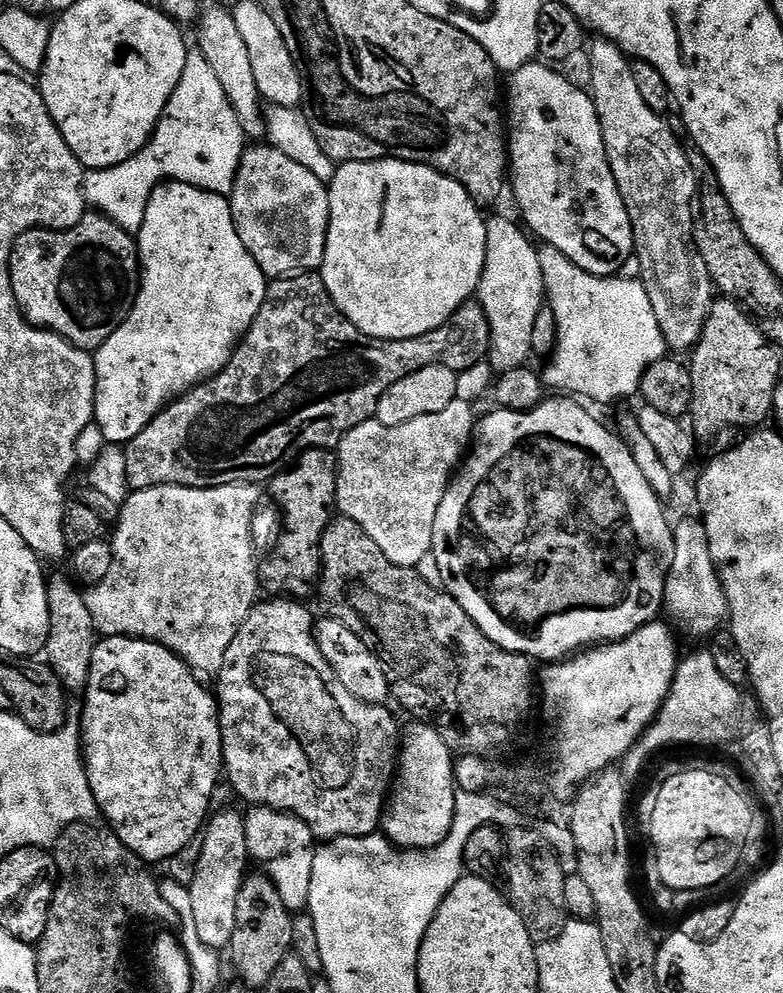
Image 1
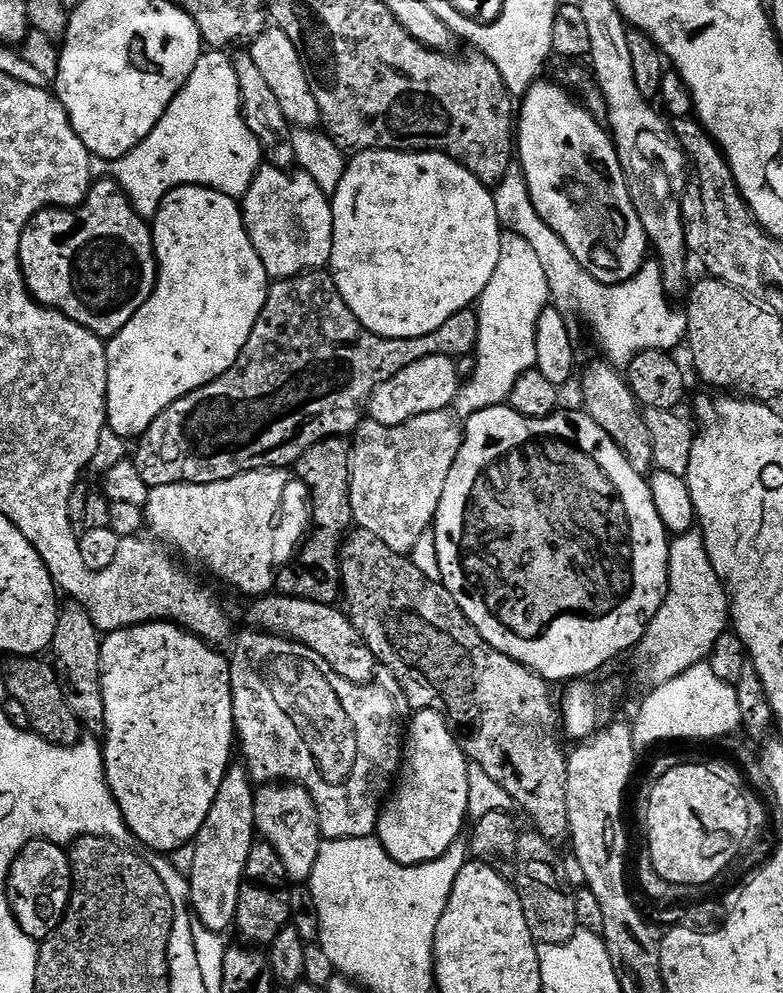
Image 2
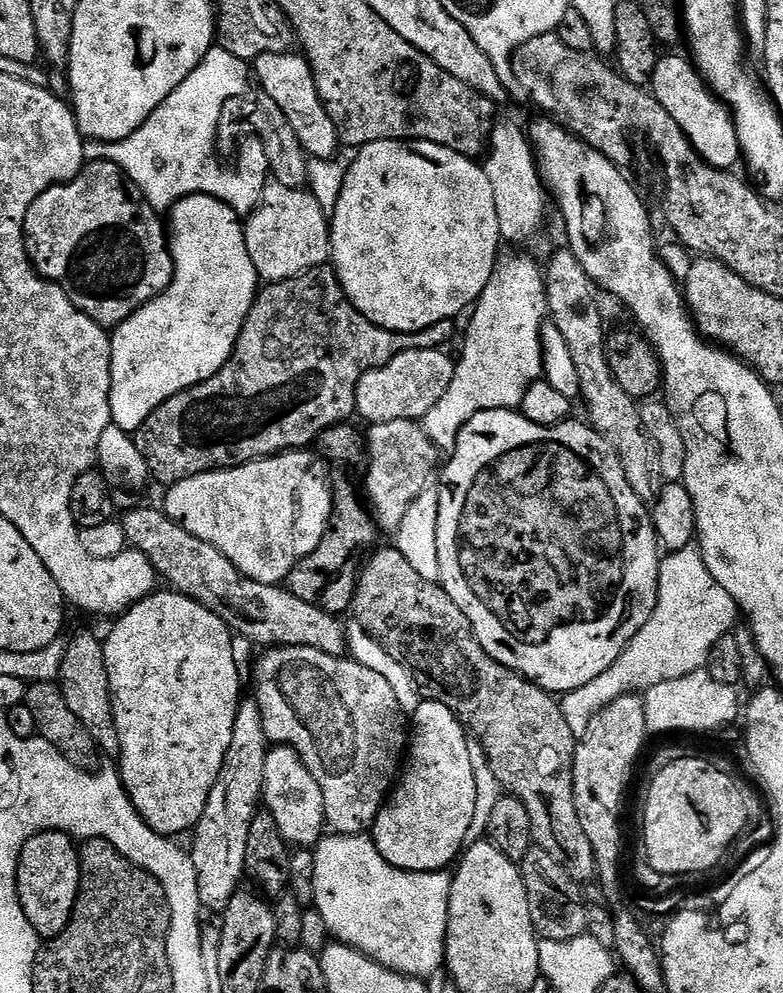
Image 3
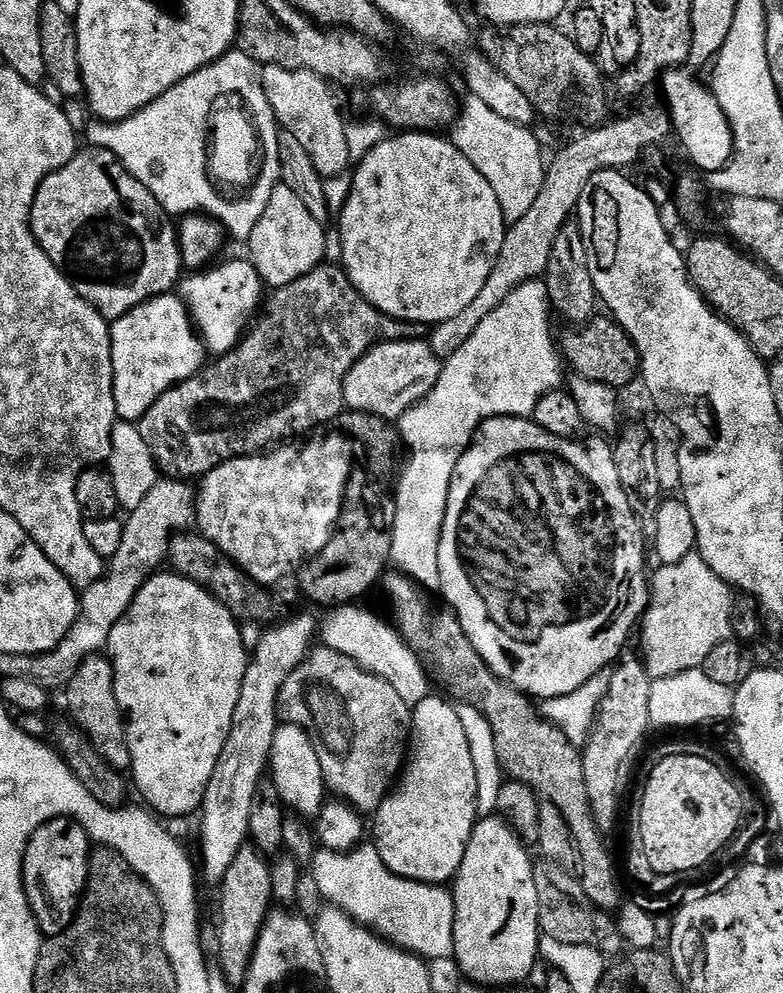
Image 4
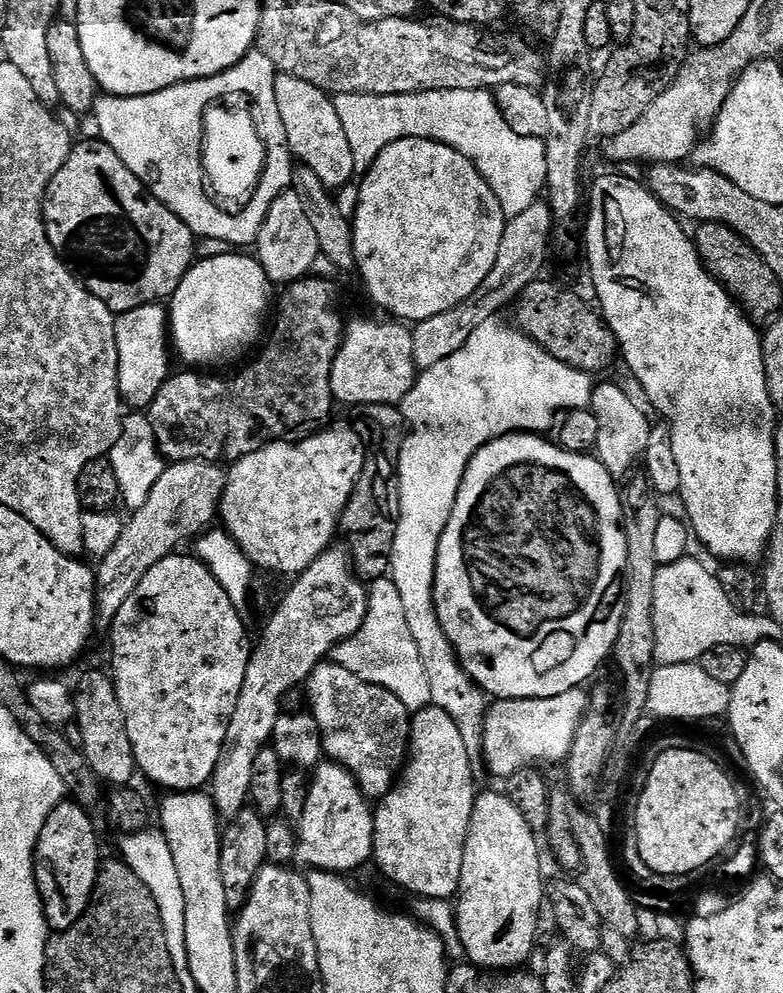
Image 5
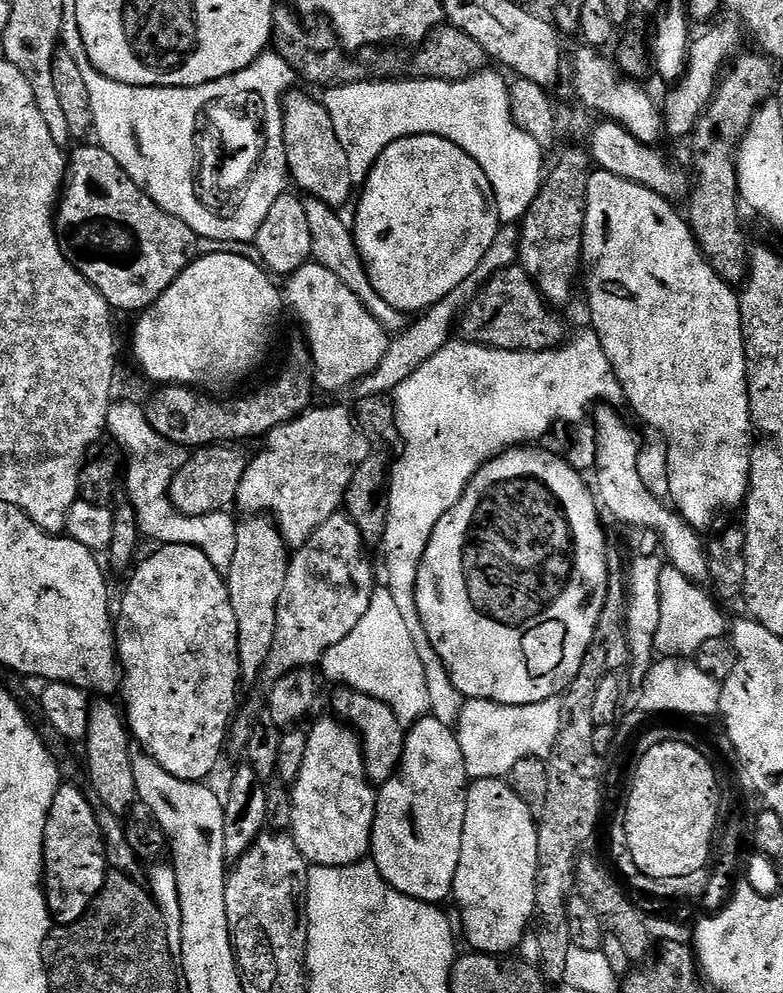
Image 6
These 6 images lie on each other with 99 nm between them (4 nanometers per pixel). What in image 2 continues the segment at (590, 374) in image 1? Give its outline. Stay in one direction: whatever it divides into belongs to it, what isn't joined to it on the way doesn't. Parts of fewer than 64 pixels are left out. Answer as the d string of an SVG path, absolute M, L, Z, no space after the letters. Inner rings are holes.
M519 167L509 168L493 191L495 210L501 227L505 231L518 234L526 239L541 263L546 275L548 295L551 303L565 314L577 312L588 323L594 339L605 352L607 363L626 366L639 352L658 350L671 353L685 343L688 334L688 317L683 311L675 312L668 305L669 293L664 290L664 279L660 266L655 262L645 262L640 273L621 284L598 282L570 254L570 246L554 233L530 201L529 188L524 173Z

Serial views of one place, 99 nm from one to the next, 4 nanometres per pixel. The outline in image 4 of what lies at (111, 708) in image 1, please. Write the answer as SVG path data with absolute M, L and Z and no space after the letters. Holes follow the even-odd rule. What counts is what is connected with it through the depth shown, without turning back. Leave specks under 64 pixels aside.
M167 571L144 581L118 626L110 630L106 649L114 670L114 694L126 721L124 733L132 759L130 780L149 804L145 805L160 818L201 811L206 786L210 786L214 766L218 766L222 746L226 746L234 722L242 678L250 659L243 648L241 625L231 610L190 578Z

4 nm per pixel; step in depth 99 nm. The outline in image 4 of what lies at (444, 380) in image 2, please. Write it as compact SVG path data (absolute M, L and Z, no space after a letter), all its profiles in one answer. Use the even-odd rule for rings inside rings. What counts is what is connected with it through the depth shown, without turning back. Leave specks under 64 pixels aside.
M385 340L376 344L346 374L344 403L353 412L381 416L384 420L399 421L406 410L424 400L440 377L440 361L432 352L431 343L422 340Z

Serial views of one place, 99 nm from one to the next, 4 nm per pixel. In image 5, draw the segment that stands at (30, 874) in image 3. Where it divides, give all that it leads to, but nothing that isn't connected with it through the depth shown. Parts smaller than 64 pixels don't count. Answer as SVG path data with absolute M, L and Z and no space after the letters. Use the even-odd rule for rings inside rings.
M65 802L56 805L56 809L48 813L46 822L40 827L40 837L34 853L34 875L40 891L40 906L53 933L66 931L74 926L74 922L78 922L78 918L82 918L92 900L92 891L96 888L102 855L100 856L100 840L96 837L96 828L88 816L91 816L89 809L75 802Z

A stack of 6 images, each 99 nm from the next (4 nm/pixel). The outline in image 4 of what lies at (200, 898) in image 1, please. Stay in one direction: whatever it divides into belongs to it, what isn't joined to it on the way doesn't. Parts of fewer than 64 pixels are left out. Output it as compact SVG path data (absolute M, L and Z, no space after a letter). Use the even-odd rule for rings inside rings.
M304 612L301 616L290 617L277 628L268 628L263 633L258 648L250 654L248 669L242 678L242 694L238 694L238 706L234 710L234 722L226 738L226 746L222 746L218 766L214 766L210 786L206 786L202 811L198 816L204 884L206 882L218 886L222 878L226 878L226 870L230 870L238 850L249 843L250 801L254 798L254 790L269 771L268 759L278 727L280 688L304 657L313 651L312 639L316 640L317 636L317 618L315 620L310 613Z

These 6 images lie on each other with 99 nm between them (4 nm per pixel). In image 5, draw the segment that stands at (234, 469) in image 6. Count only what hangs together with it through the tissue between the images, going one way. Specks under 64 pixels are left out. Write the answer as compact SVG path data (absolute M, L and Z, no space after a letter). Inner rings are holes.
M210 460L169 463L150 490L145 505L127 517L122 538L118 538L114 550L99 561L100 568L95 569L96 622L101 629L111 629L118 610L122 610L126 598L138 590L138 582L146 578L150 569L158 566L162 558L173 555L183 540L195 541L212 524L211 520L217 519L226 483L225 469L220 467Z

